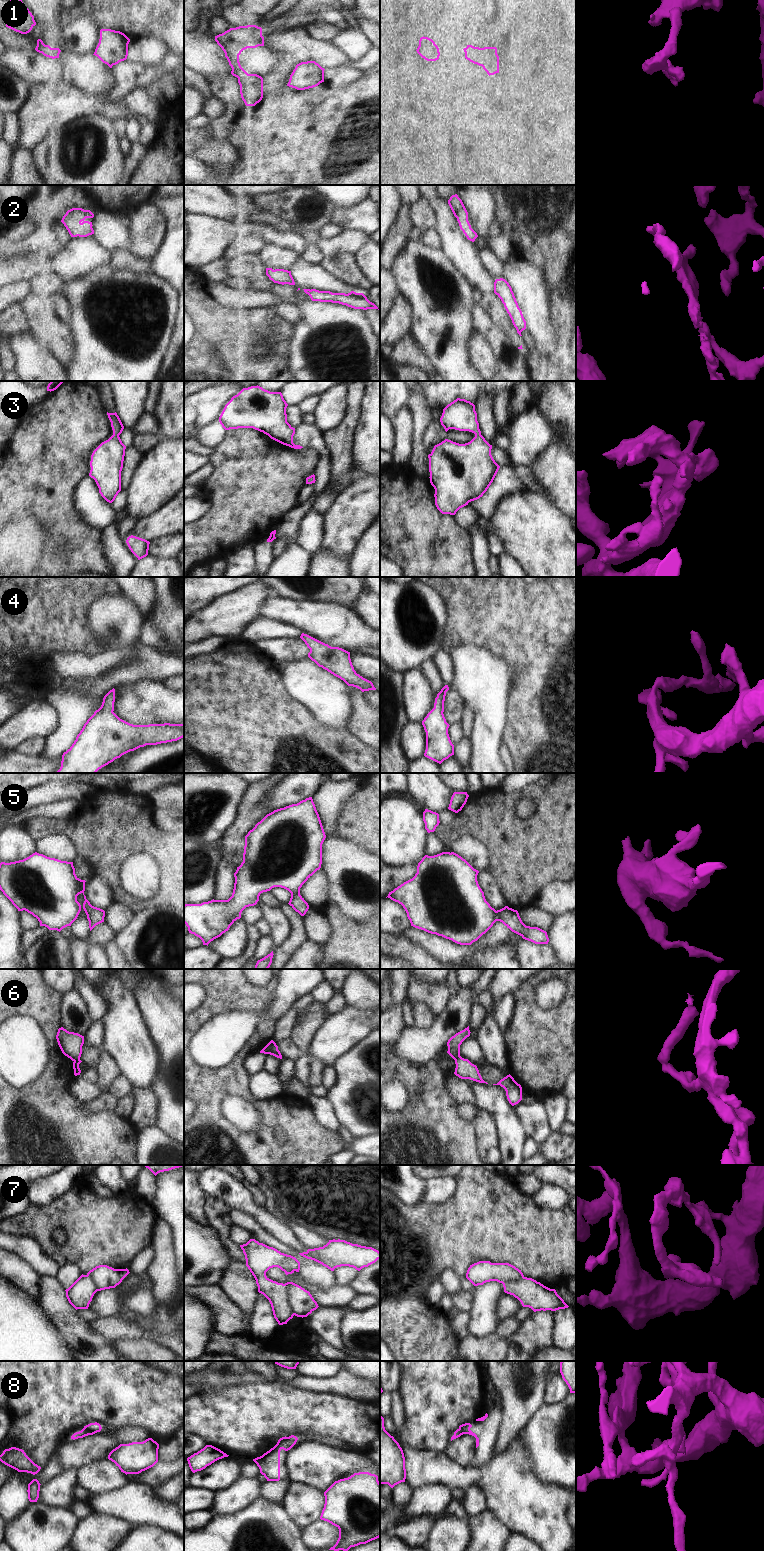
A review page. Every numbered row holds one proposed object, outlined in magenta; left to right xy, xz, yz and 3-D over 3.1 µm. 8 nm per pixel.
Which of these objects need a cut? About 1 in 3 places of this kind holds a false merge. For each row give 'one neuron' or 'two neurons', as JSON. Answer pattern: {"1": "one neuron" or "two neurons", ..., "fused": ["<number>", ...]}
{"1": "one neuron", "2": "one neuron", "3": "one neuron", "4": "one neuron", "5": "one neuron", "6": "two neurons", "7": "one neuron", "8": "two neurons", "fused": ["6", "8"]}

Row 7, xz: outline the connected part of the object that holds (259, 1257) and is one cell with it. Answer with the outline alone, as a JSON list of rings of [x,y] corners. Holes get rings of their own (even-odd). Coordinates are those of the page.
[[[250,1239],[240,1247],[245,1255],[246,1266],[256,1280],[258,1292],[269,1300],[279,1325],[287,1324],[294,1315],[307,1317],[319,1307],[310,1292],[301,1286],[293,1282],[278,1283],[266,1276],[266,1272],[273,1267],[280,1268],[286,1275],[299,1272],[300,1262],[295,1257],[255,1239]]]

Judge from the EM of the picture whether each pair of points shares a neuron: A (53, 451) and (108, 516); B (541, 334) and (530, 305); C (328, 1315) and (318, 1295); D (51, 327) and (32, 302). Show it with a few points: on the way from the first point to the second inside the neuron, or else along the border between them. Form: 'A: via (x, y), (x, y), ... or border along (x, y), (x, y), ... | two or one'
A: border along (88, 475), (75, 496), (76, 507) | two
B: via (540, 327), (536, 312) | one
C: border along (319, 1306), (342, 1309) | two
D: via (45, 321), (32, 308) | one

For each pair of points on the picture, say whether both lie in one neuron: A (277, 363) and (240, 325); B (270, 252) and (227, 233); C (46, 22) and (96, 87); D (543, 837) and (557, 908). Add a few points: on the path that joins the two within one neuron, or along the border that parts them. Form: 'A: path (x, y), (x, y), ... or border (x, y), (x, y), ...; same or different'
A: path (277, 351), (252, 328); same
B: border (269, 242), (292, 249); different
C: path (55, 38), (65, 48), (66, 55), (82, 71); same
D: border (565, 881), (551, 881), (536, 899); different

